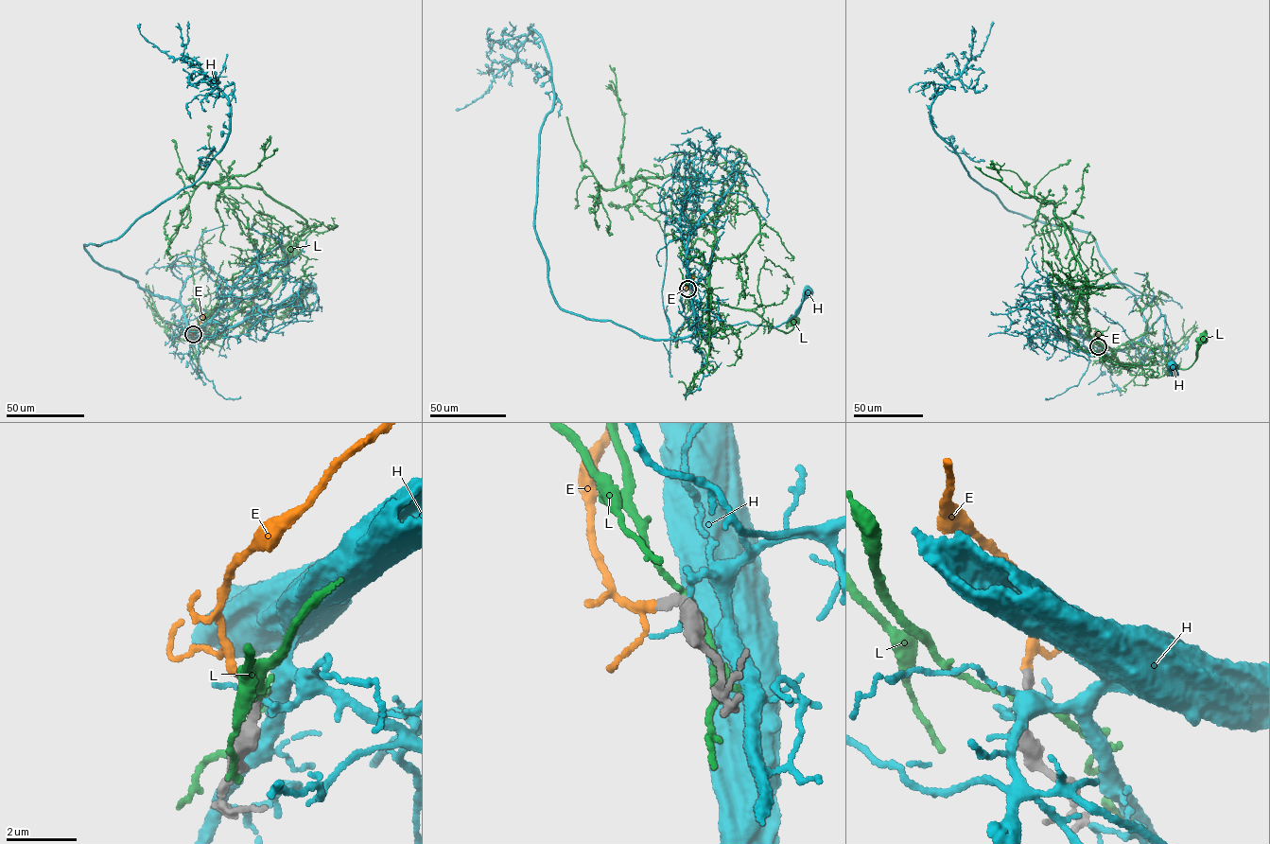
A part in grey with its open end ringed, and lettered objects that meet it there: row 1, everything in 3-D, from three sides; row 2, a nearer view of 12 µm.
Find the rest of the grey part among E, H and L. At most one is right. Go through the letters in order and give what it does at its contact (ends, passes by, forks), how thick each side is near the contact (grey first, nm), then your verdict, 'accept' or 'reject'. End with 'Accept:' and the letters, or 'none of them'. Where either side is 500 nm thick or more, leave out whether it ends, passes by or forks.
E: it passes by; 280 nm thick on the grey side, 180 nm on the other; accept
H: it passes by; 360 nm thick on the grey side, 130 nm on the other; reject
L: it passes by; 360 nm thick on the grey side, 150 nm on the other; reject
Accept: E

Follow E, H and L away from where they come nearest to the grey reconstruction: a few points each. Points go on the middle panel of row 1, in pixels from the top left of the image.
E: (687, 289), (686, 280), (695, 273)
H: (689, 288), (696, 321), (690, 335), (694, 337), (744, 322), (778, 326), (794, 314), (808, 290)
L: (688, 288), (687, 261), (706, 263), (714, 255), (709, 302), (756, 311), (787, 332), (793, 321)

